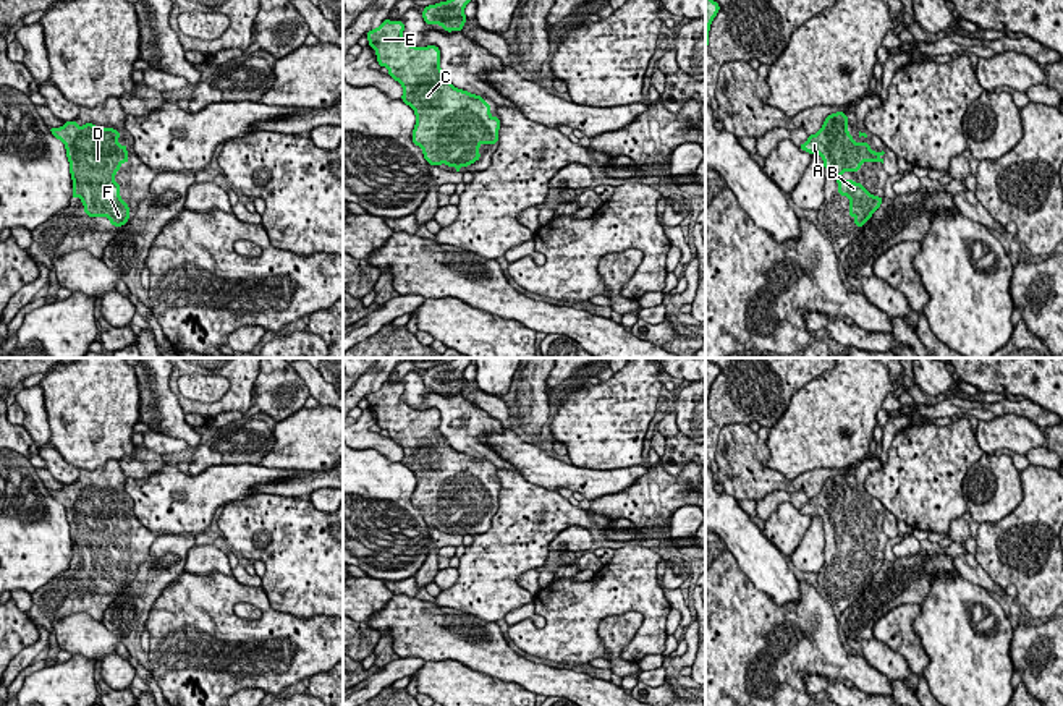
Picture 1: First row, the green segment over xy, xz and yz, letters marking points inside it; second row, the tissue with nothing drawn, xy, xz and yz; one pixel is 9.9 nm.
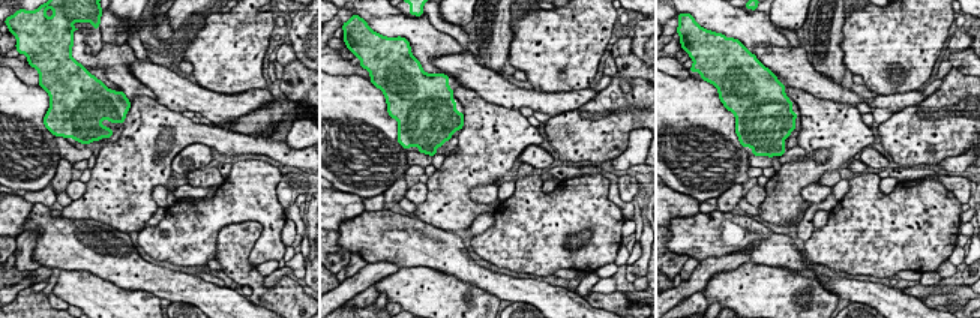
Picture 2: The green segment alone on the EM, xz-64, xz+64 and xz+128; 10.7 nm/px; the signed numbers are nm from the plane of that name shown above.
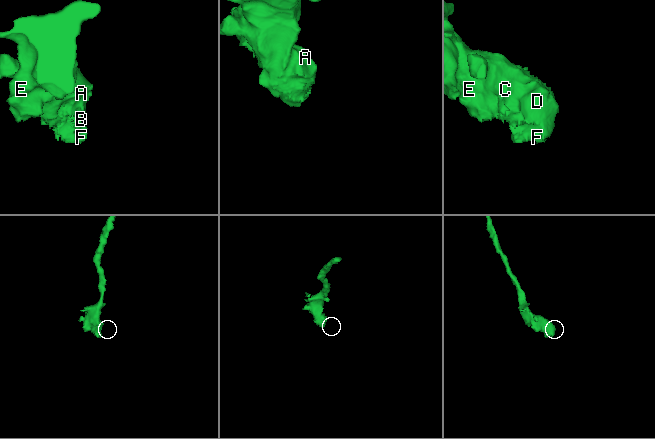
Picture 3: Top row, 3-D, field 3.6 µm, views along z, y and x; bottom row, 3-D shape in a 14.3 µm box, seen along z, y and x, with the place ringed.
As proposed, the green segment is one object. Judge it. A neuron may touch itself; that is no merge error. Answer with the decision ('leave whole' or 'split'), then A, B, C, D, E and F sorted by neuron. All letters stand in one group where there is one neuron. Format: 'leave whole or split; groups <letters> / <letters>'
leave whole; groups A B C D E F

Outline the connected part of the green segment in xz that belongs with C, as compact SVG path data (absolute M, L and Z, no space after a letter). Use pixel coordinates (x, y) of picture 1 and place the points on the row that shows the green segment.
M383 19L383 23L366 34L369 45L377 53L380 66L403 86L401 100L416 113L413 142L422 149L424 159L430 165L468 167L481 159L481 144L497 144L500 118L490 115L490 104L481 96L455 87L440 70L440 50L437 45L414 47L401 37L403 21Z

